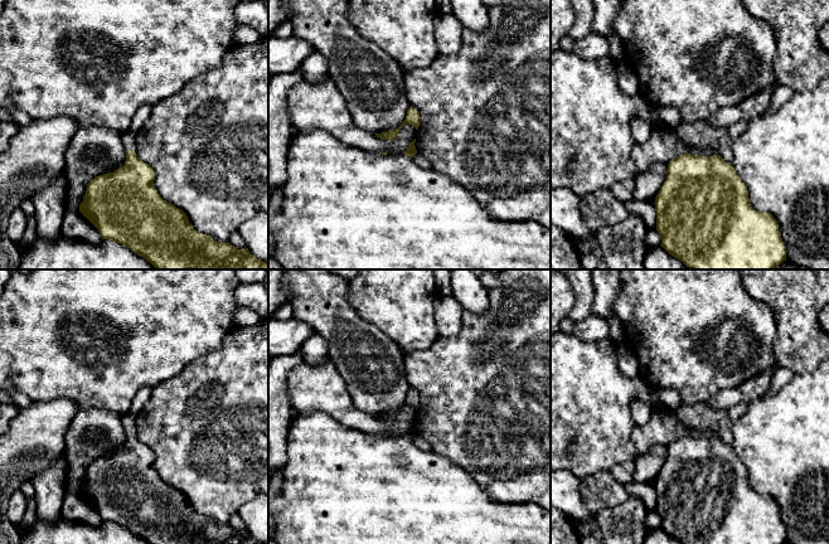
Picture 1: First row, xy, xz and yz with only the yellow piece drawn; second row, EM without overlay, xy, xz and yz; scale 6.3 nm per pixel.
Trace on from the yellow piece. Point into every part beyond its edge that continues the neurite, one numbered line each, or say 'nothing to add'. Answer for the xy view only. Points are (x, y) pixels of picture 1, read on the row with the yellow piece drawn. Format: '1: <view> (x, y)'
1: xy (129, 142)

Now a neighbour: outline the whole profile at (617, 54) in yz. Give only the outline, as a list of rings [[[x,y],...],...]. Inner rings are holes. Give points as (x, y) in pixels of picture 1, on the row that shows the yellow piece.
[[[615,35],[609,39],[610,44],[610,53],[609,57],[617,64],[625,64],[626,63],[626,52],[625,52],[625,44],[622,39],[619,35]]]

